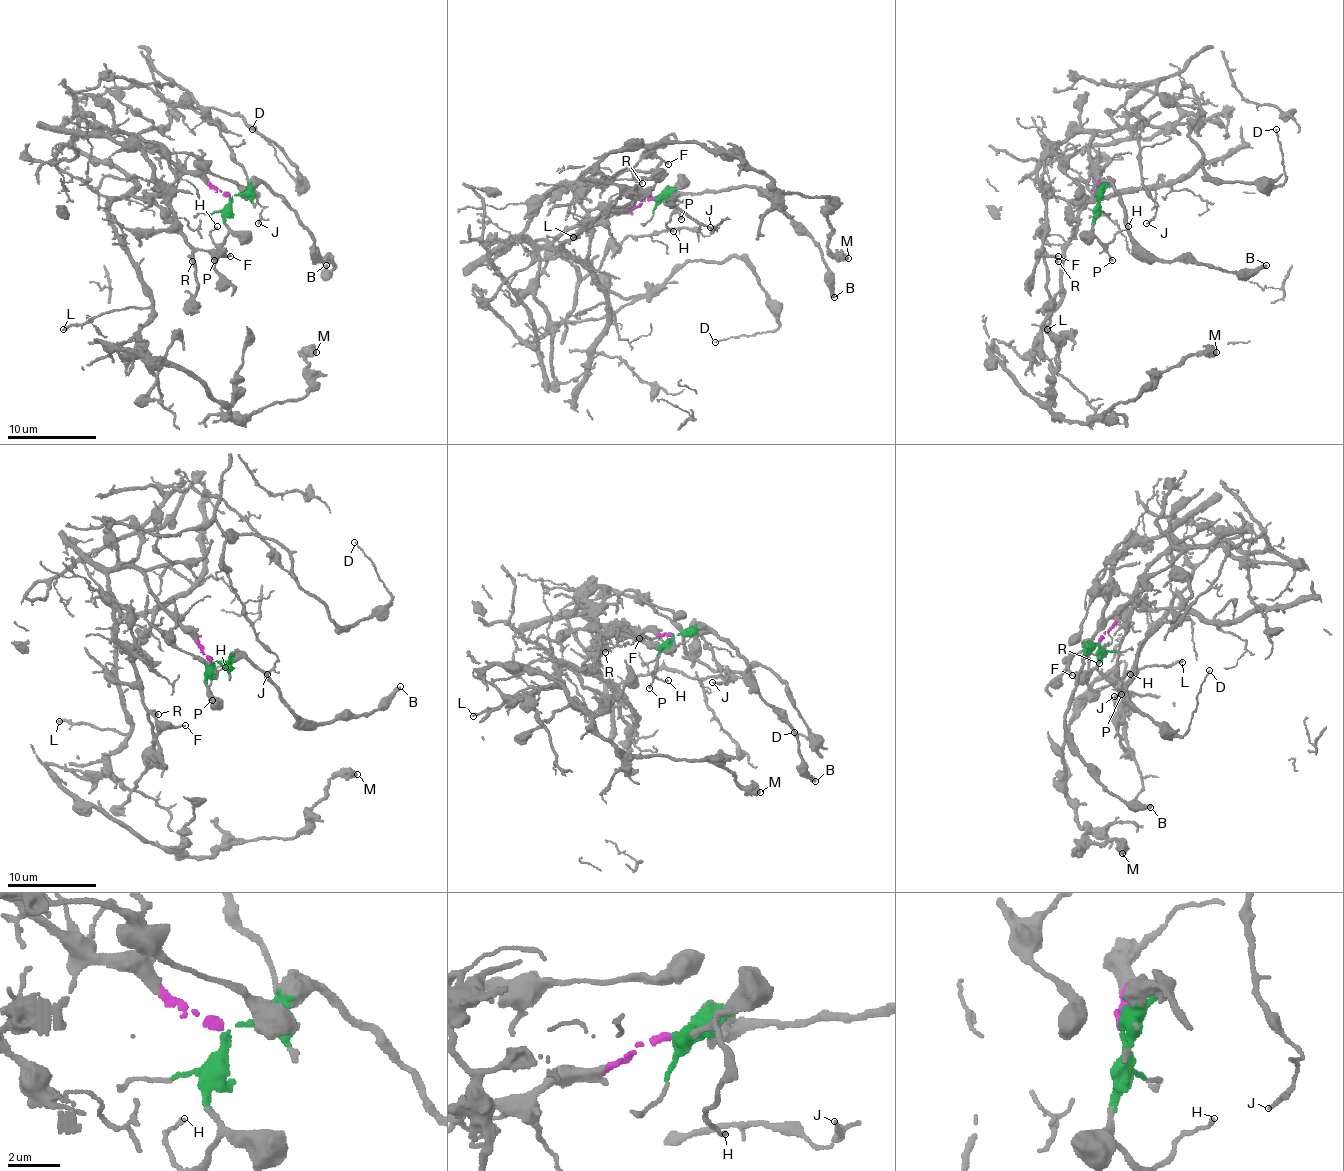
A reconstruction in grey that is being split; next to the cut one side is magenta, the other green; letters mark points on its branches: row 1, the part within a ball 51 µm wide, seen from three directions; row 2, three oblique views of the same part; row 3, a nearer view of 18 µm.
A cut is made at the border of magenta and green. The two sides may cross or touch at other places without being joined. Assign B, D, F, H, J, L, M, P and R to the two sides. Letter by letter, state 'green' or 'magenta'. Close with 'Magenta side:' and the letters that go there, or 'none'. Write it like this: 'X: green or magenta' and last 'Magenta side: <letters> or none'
B: green
D: magenta
F: magenta
H: green
J: magenta
L: magenta
M: magenta
P: green
R: magenta
Magenta side: D, F, J, L, M, R

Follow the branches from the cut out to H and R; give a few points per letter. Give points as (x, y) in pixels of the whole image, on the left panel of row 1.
H: (230, 197), (227, 233), (219, 244), (211, 235), (217, 226)
R: (230, 197), (131, 134), (113, 132), (114, 139), (138, 150), (155, 172), (174, 230), (192, 262)

